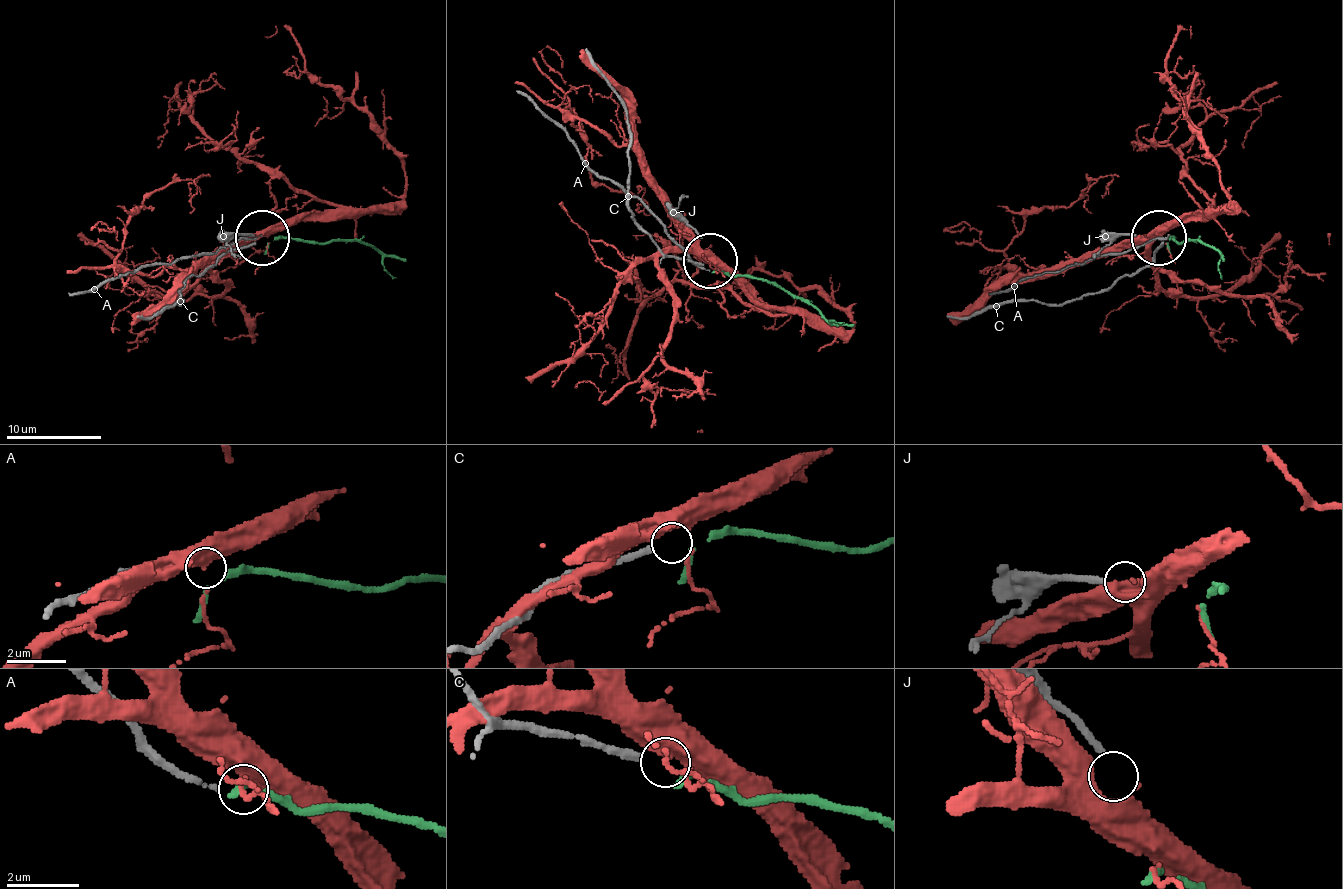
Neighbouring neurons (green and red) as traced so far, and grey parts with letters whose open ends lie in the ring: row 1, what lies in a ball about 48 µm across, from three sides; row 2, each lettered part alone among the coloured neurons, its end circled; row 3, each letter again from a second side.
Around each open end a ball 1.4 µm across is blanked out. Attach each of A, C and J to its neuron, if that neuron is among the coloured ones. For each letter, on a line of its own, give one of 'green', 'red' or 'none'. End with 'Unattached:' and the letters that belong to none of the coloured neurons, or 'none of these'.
A: none
C: green
J: none
Unattached: A, J

